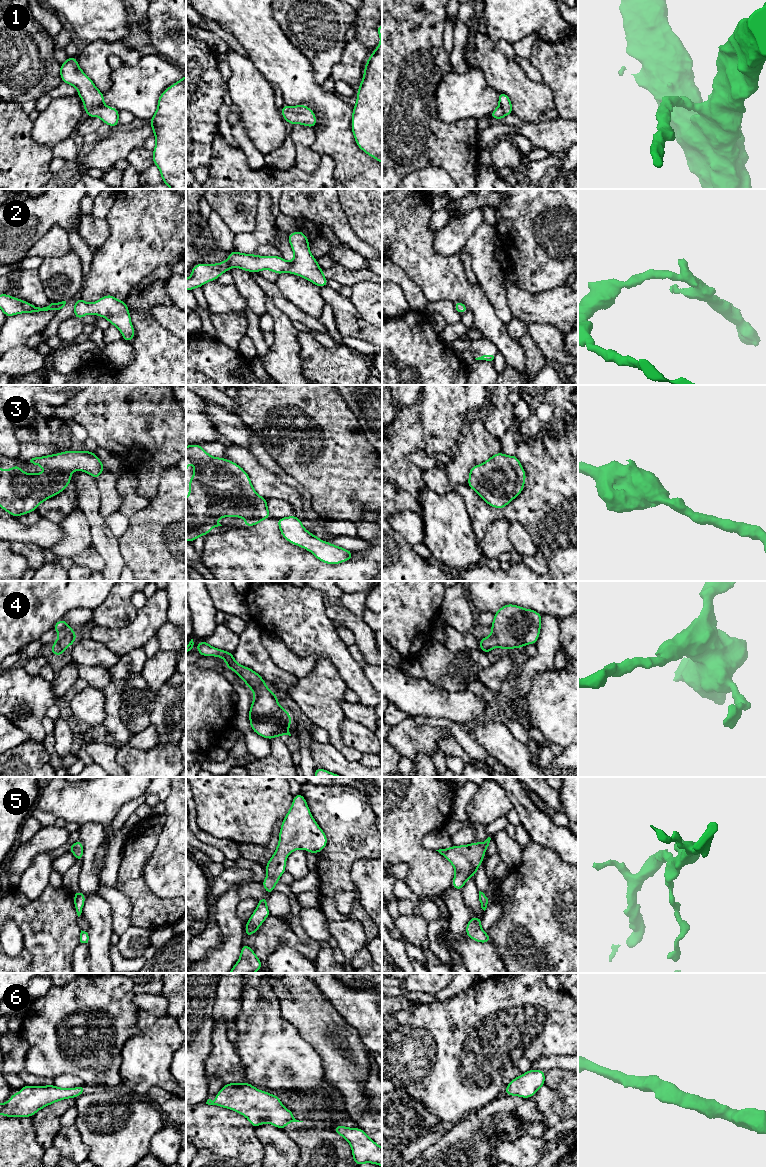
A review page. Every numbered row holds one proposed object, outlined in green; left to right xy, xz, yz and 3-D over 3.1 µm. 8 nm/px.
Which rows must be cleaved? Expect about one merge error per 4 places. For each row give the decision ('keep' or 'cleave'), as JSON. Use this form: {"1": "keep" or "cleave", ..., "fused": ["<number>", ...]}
{"1": "keep", "2": "keep", "3": "keep", "4": "keep", "5": "keep", "6": "keep", "fused": []}

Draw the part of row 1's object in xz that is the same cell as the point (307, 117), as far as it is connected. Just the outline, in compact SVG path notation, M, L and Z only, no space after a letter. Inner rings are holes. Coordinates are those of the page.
M284 105L280 111L287 123L292 125L299 123L312 128L316 126L317 118L314 112L306 105Z

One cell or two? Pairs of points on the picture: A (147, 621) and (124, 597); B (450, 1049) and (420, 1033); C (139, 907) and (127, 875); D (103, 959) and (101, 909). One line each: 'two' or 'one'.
A: two
B: one
C: one
D: one

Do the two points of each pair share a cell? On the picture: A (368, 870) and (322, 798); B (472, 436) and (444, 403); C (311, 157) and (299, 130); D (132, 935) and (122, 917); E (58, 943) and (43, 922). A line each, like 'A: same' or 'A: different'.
A: different
B: different
C: same
D: different
E: same

